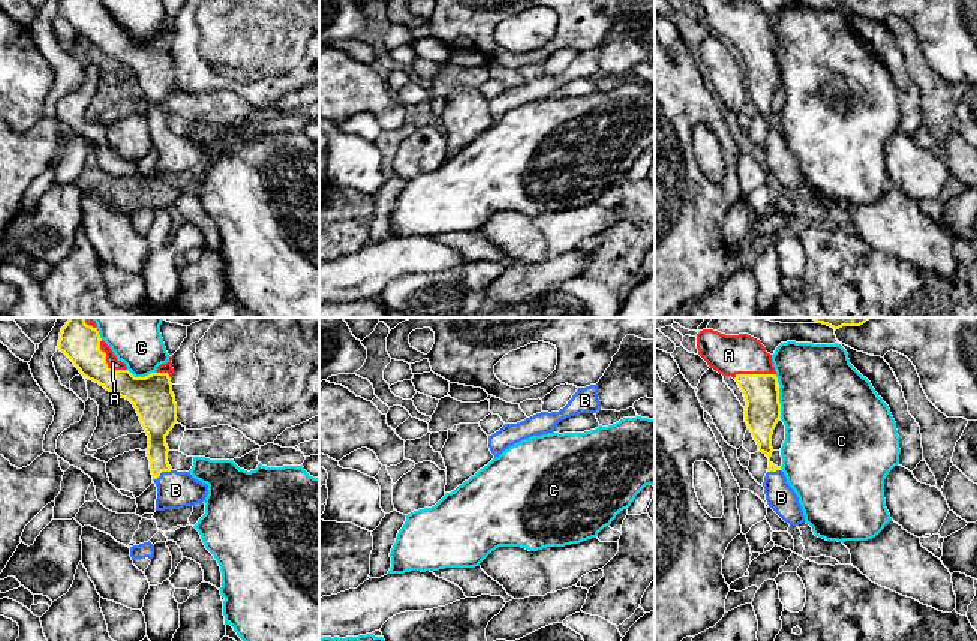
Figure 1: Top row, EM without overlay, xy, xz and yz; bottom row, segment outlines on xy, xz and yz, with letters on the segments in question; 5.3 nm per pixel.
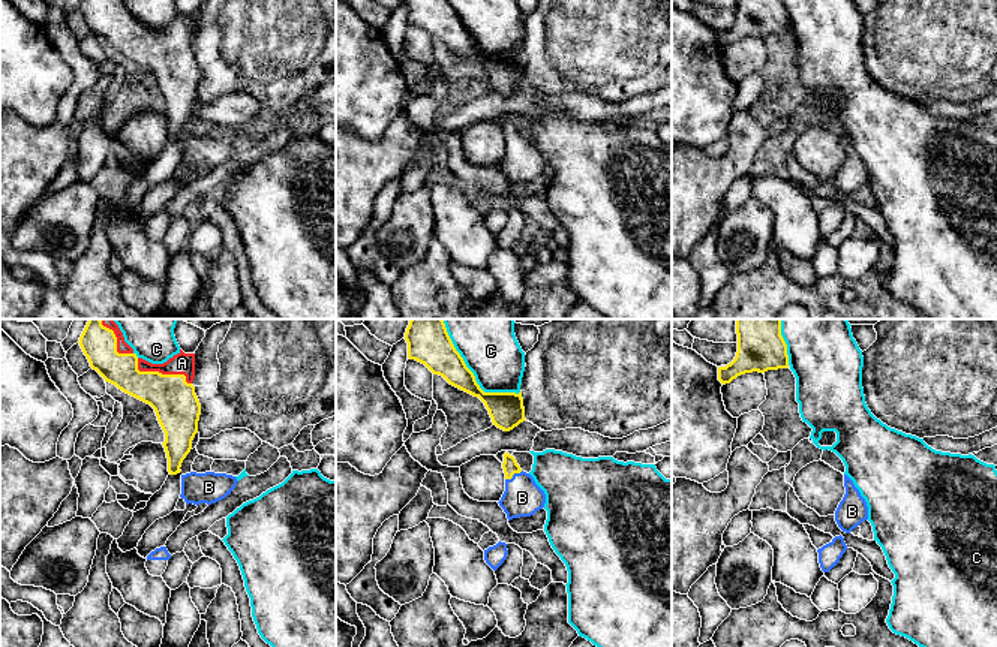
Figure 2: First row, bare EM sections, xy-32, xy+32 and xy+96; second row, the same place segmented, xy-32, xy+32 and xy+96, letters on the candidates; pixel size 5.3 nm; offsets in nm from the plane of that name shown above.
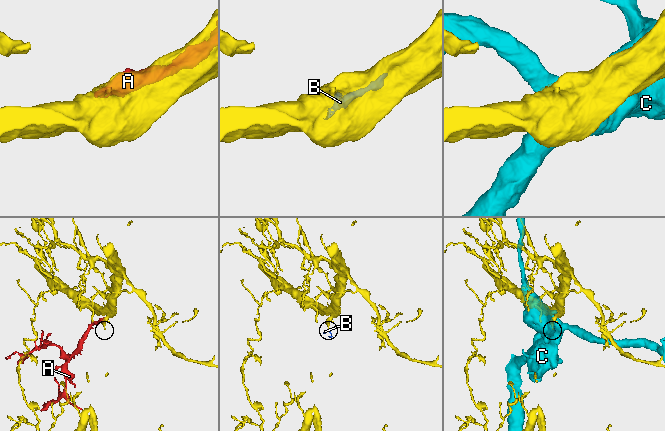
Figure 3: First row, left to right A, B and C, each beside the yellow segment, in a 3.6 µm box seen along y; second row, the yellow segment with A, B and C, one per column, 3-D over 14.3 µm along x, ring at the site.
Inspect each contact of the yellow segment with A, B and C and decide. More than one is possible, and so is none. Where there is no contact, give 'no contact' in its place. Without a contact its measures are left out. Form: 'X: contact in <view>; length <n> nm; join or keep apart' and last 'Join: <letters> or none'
A: contact in xy; length 220 nm; join
B: contact in xy; length 120 nm; join
C: contact in xy; length 160 nm; keep apart
Join: A, B

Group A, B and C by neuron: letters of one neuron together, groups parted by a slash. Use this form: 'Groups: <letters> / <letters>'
Groups: A B / C

